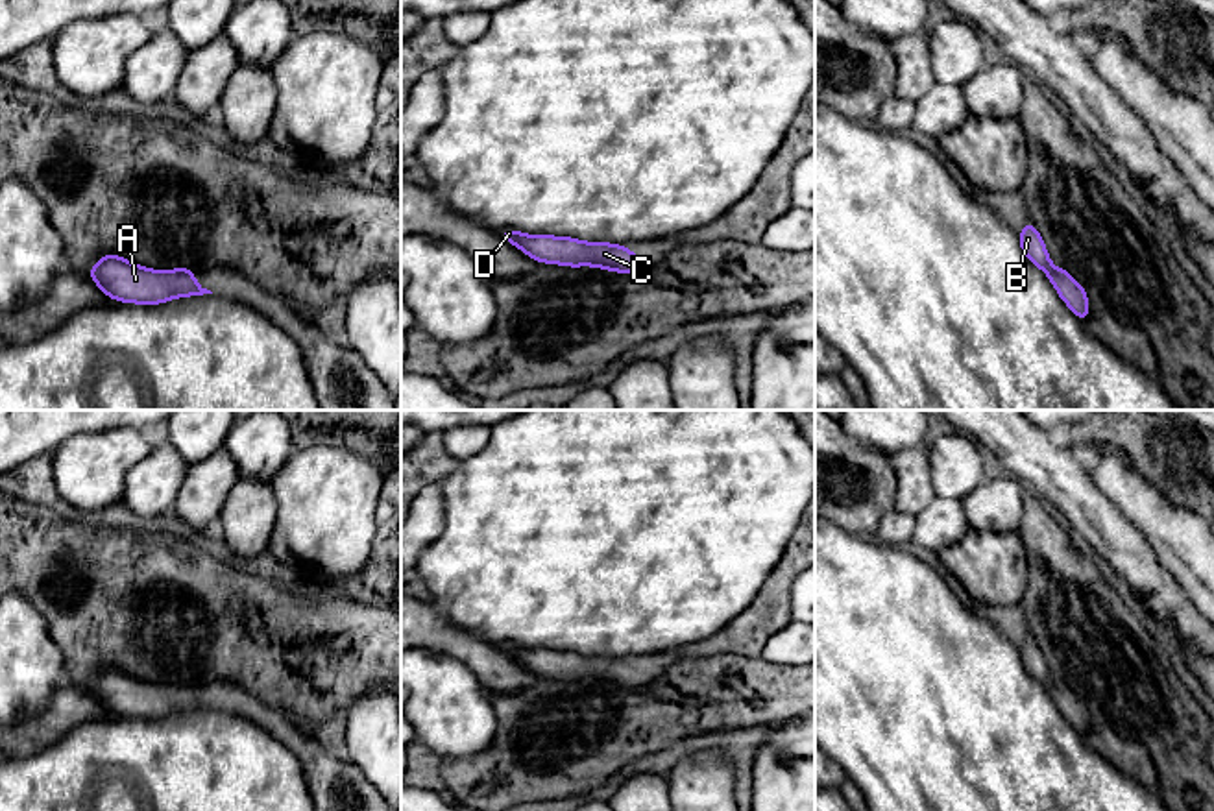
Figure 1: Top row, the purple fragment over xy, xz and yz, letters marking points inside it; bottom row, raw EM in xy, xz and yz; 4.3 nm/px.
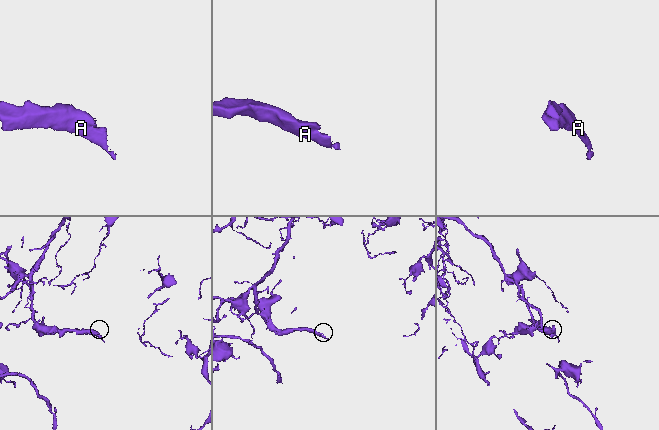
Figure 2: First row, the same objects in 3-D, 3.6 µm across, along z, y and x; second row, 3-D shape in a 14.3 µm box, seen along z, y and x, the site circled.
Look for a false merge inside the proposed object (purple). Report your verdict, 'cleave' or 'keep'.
keep

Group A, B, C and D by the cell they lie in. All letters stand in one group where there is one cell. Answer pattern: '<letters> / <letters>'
A B C D

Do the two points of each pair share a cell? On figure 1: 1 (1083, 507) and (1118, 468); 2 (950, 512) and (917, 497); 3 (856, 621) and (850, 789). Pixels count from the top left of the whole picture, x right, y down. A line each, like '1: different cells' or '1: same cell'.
1: different cells
2: different cells
3: different cells

